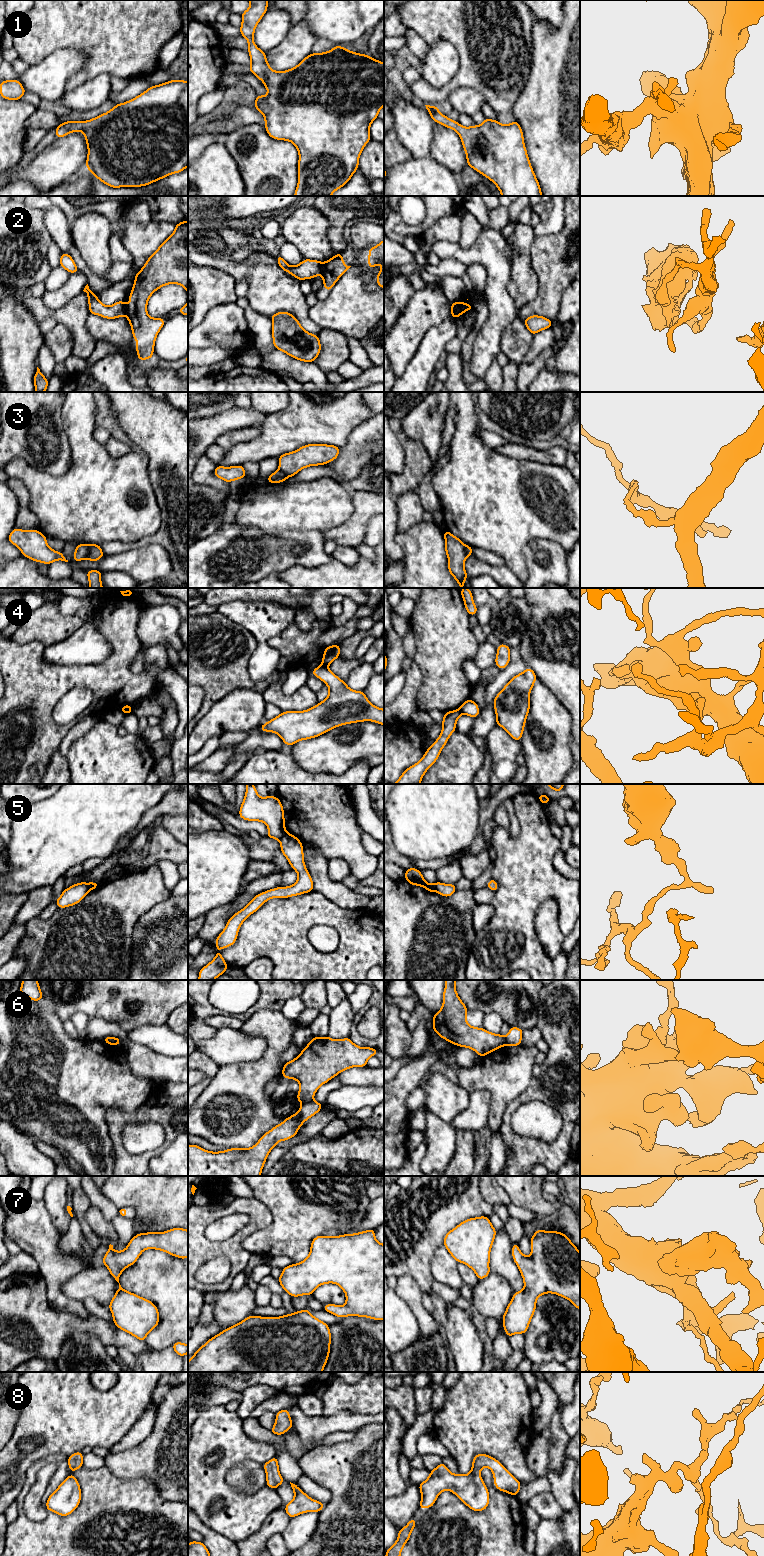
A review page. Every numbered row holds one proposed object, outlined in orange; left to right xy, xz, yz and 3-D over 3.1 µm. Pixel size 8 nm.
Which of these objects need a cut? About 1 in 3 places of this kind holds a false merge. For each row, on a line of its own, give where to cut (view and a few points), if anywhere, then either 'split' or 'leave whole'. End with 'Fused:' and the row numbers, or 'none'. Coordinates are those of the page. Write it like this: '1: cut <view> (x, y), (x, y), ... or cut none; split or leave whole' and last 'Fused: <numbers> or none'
1: cut none; leave whole
2: cut xz (323, 263), (321, 273); split
3: cut xy (88, 545), (89, 552), (84, 558); split
4: cut xz (322, 663), (326, 665); split
5: cut xy (86, 883), (89, 890); split
6: cut xz (312, 1099), (302, 1104); split
7: cut none; leave whole
8: cut none; leave whole
Fused: 2, 3, 4, 5, 6

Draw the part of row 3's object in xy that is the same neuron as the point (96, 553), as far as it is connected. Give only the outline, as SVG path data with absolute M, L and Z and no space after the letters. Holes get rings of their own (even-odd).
M89 544L88 548L90 553L87 555L85 559L89 559L91 562L96 562L100 558L105 556L101 550L101 545Z

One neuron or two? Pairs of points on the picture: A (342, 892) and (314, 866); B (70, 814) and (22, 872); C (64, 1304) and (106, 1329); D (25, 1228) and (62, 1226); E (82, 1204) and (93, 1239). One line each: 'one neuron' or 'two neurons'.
A: one neuron
B: one neuron
C: two neurons
D: two neurons
E: one neuron

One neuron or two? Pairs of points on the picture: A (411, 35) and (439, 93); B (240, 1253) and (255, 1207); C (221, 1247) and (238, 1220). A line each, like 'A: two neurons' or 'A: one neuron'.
A: two neurons
B: one neuron
C: two neurons

